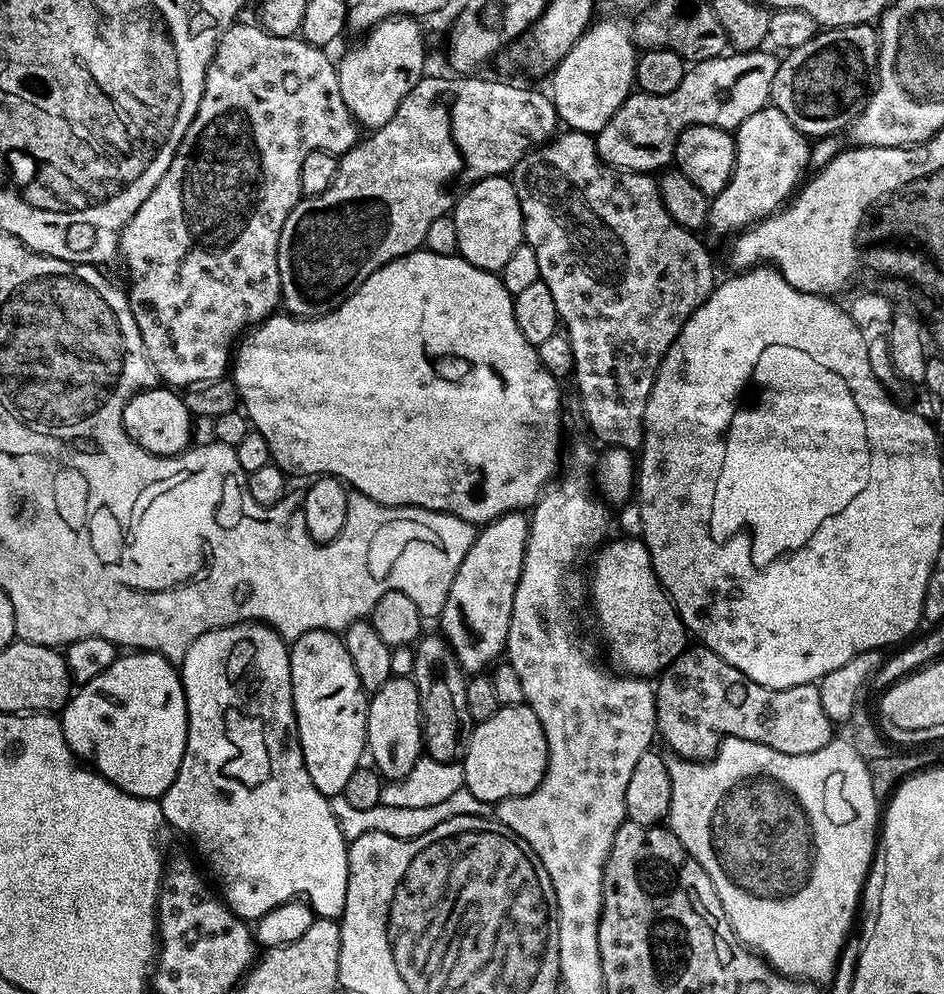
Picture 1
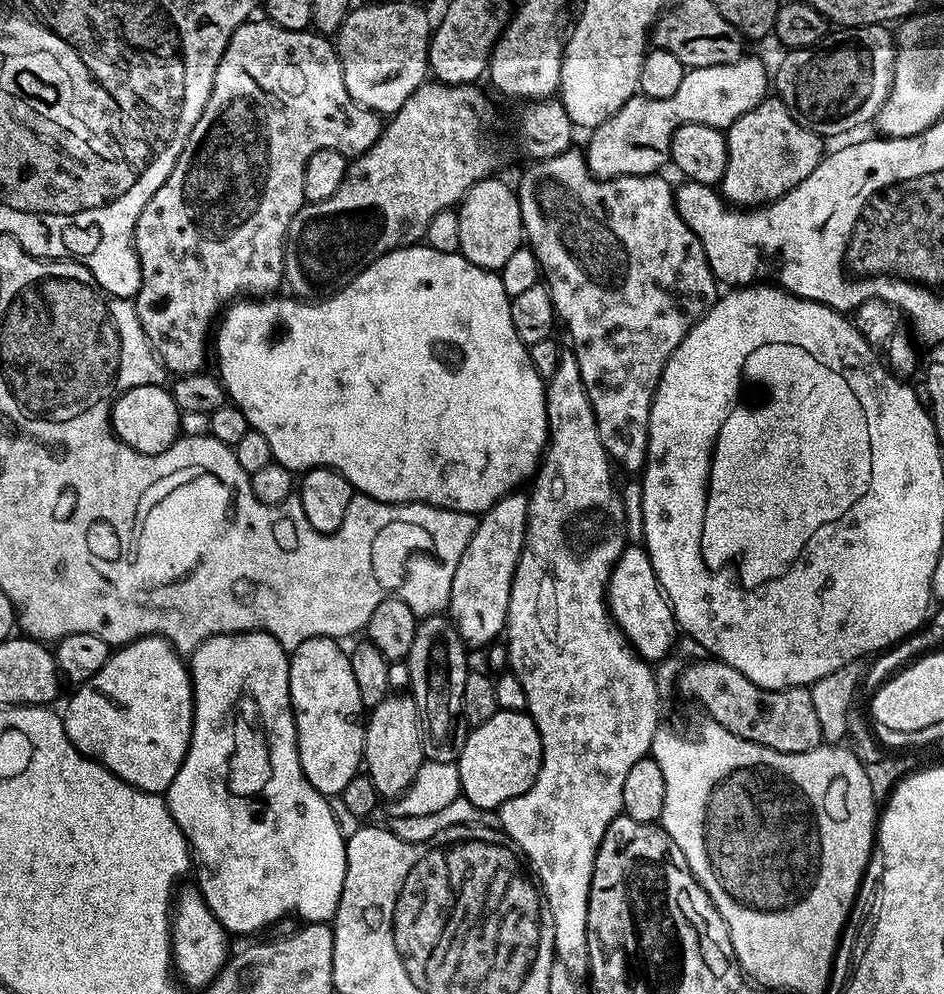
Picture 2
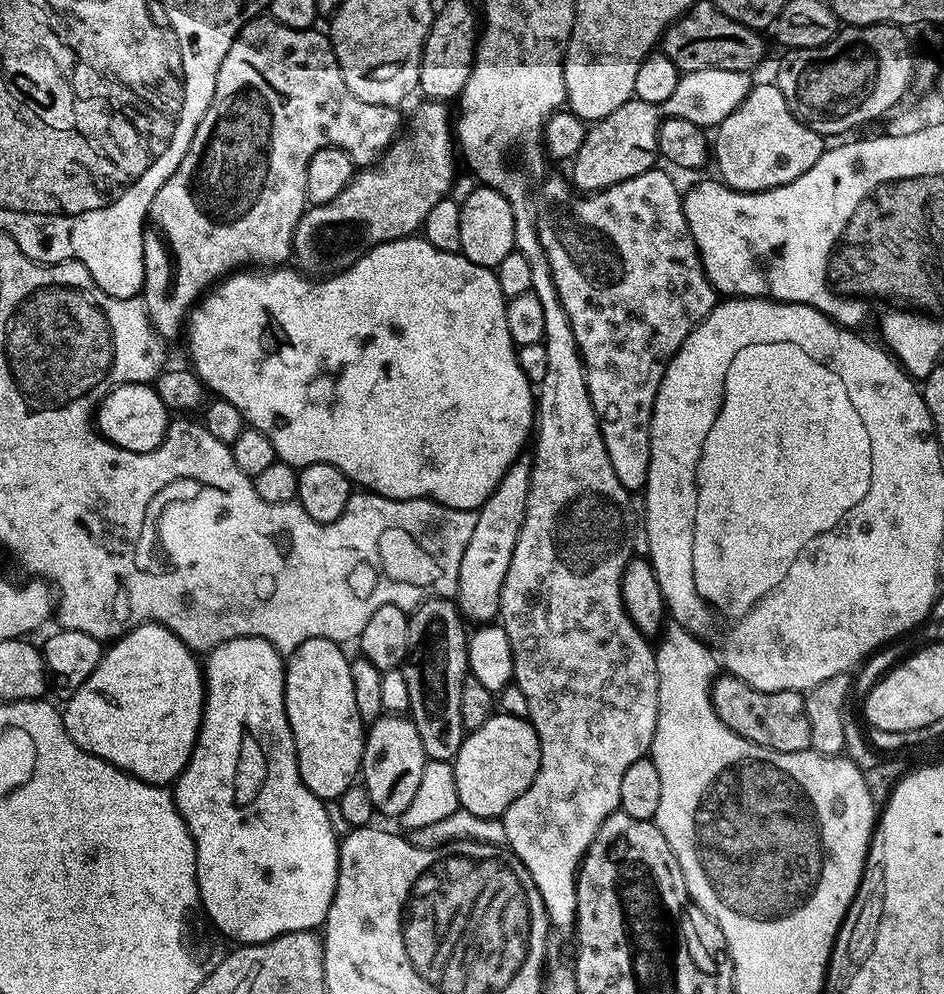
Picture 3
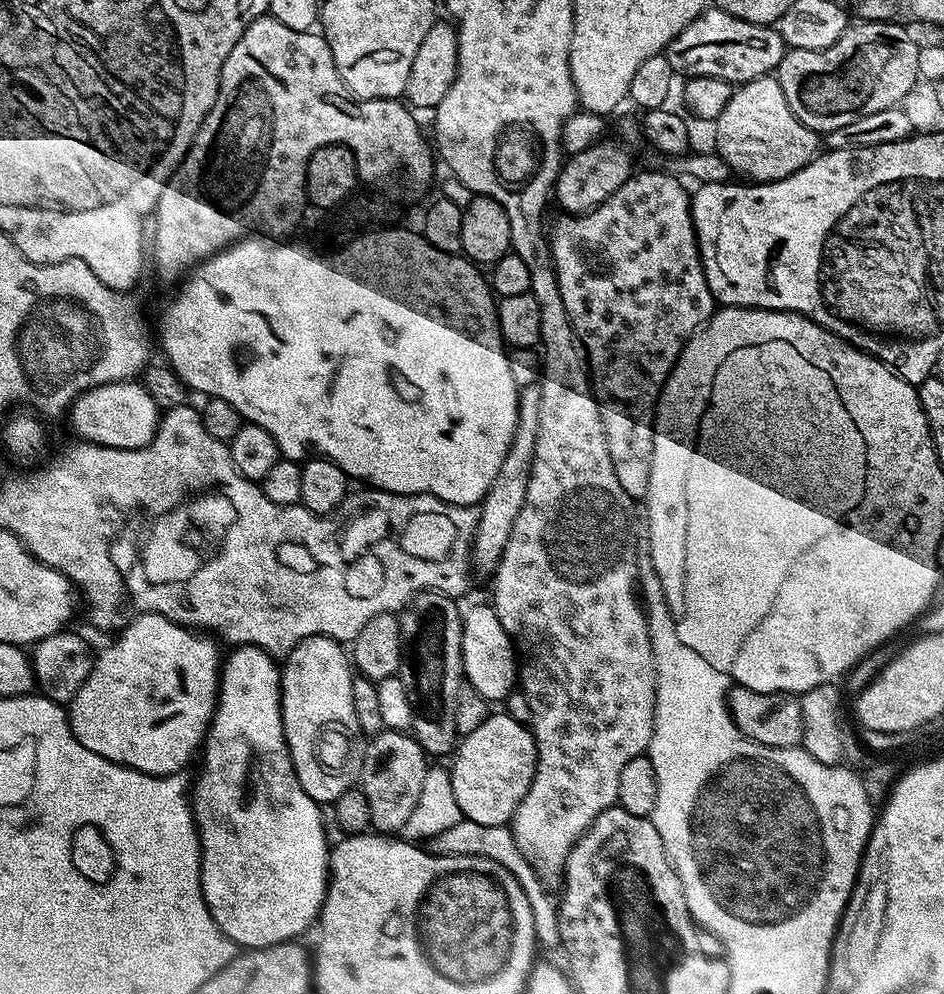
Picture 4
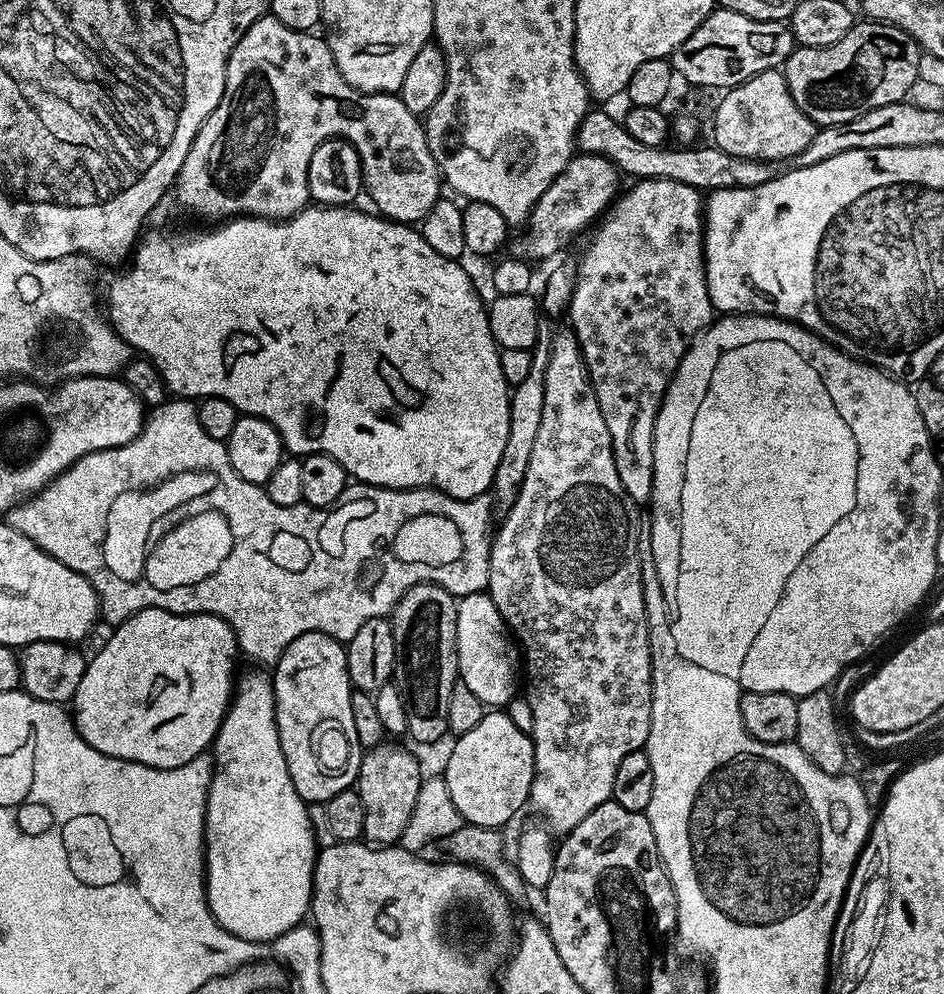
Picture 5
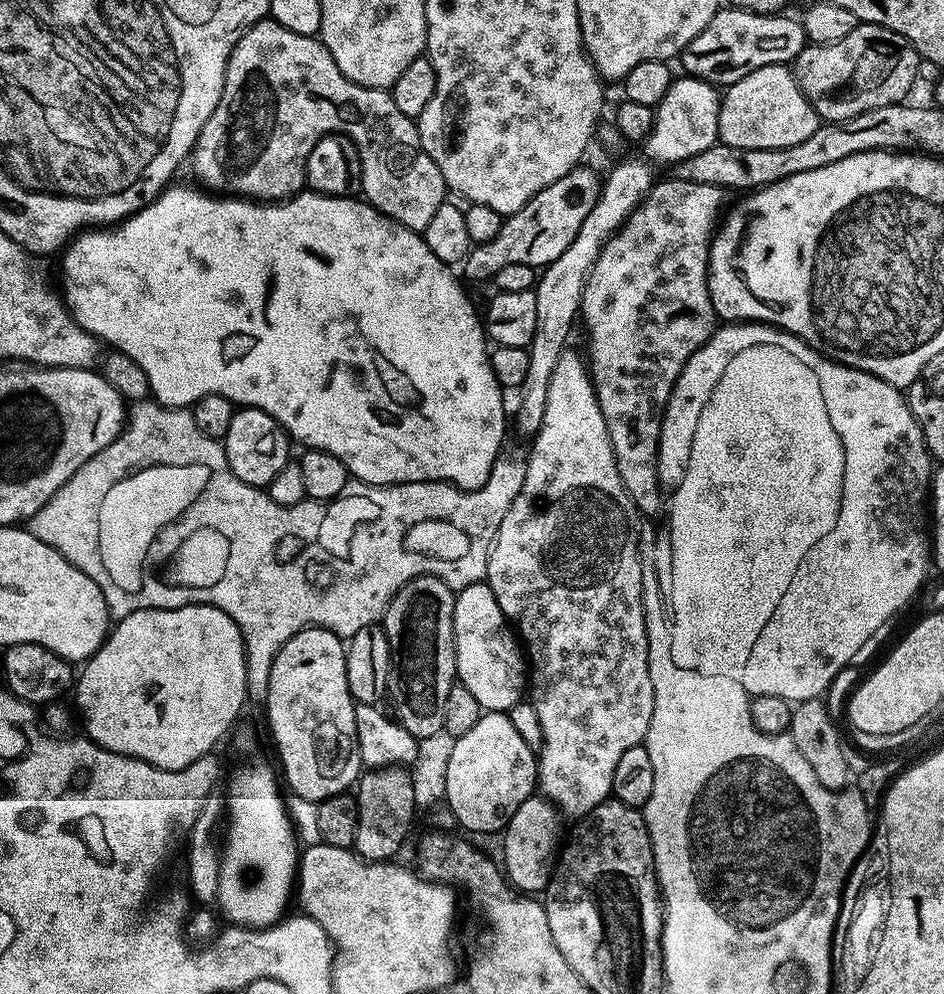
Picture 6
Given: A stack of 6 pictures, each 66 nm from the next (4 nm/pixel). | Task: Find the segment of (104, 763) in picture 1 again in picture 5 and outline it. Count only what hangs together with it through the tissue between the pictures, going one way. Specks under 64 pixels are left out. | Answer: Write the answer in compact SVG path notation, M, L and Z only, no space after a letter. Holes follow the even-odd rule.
M143 608L133 612L130 618L115 625L111 631L108 641L93 656L90 656L86 670L82 674L82 682L78 682L78 690L70 702L71 711L74 713L76 733L90 746L94 746L94 750L102 750L102 754L110 754L110 758L122 758L151 768L176 769L178 766L186 766L190 758L198 758L198 754L209 751L212 741L215 740L222 726L224 716L228 713L228 705L232 703L234 677L237 675L236 656L238 657L238 645L232 627L222 618L211 616L209 612L178 616L174 612L167 612L161 608Z

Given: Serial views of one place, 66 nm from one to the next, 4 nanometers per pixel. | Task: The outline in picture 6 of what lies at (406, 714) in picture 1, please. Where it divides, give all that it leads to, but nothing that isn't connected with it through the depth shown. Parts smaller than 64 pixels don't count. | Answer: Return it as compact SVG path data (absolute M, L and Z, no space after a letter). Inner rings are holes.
M403 767L365 771L354 795L358 802L358 834L354 845L356 855L373 862L391 861L395 857L392 855L403 846L408 836L412 815L418 812L411 775Z

